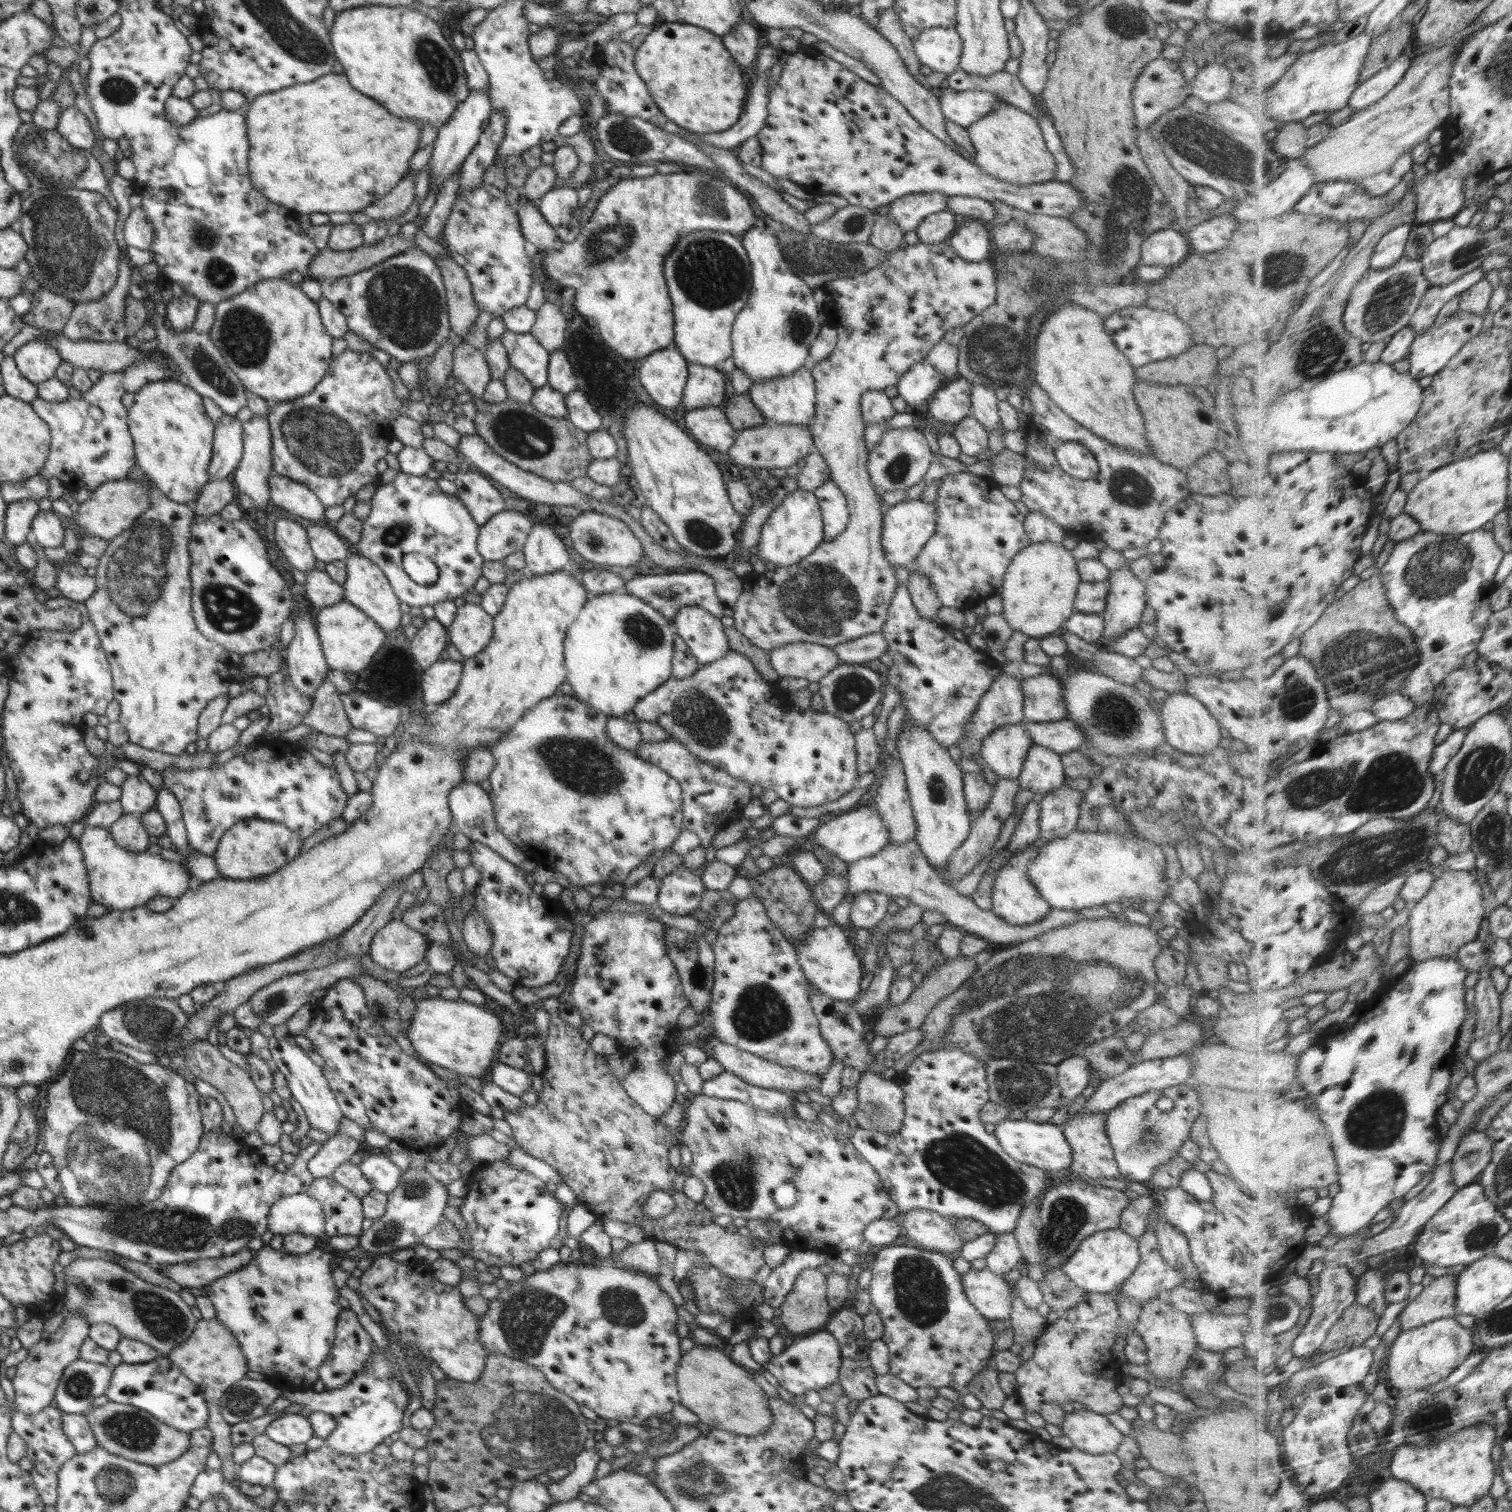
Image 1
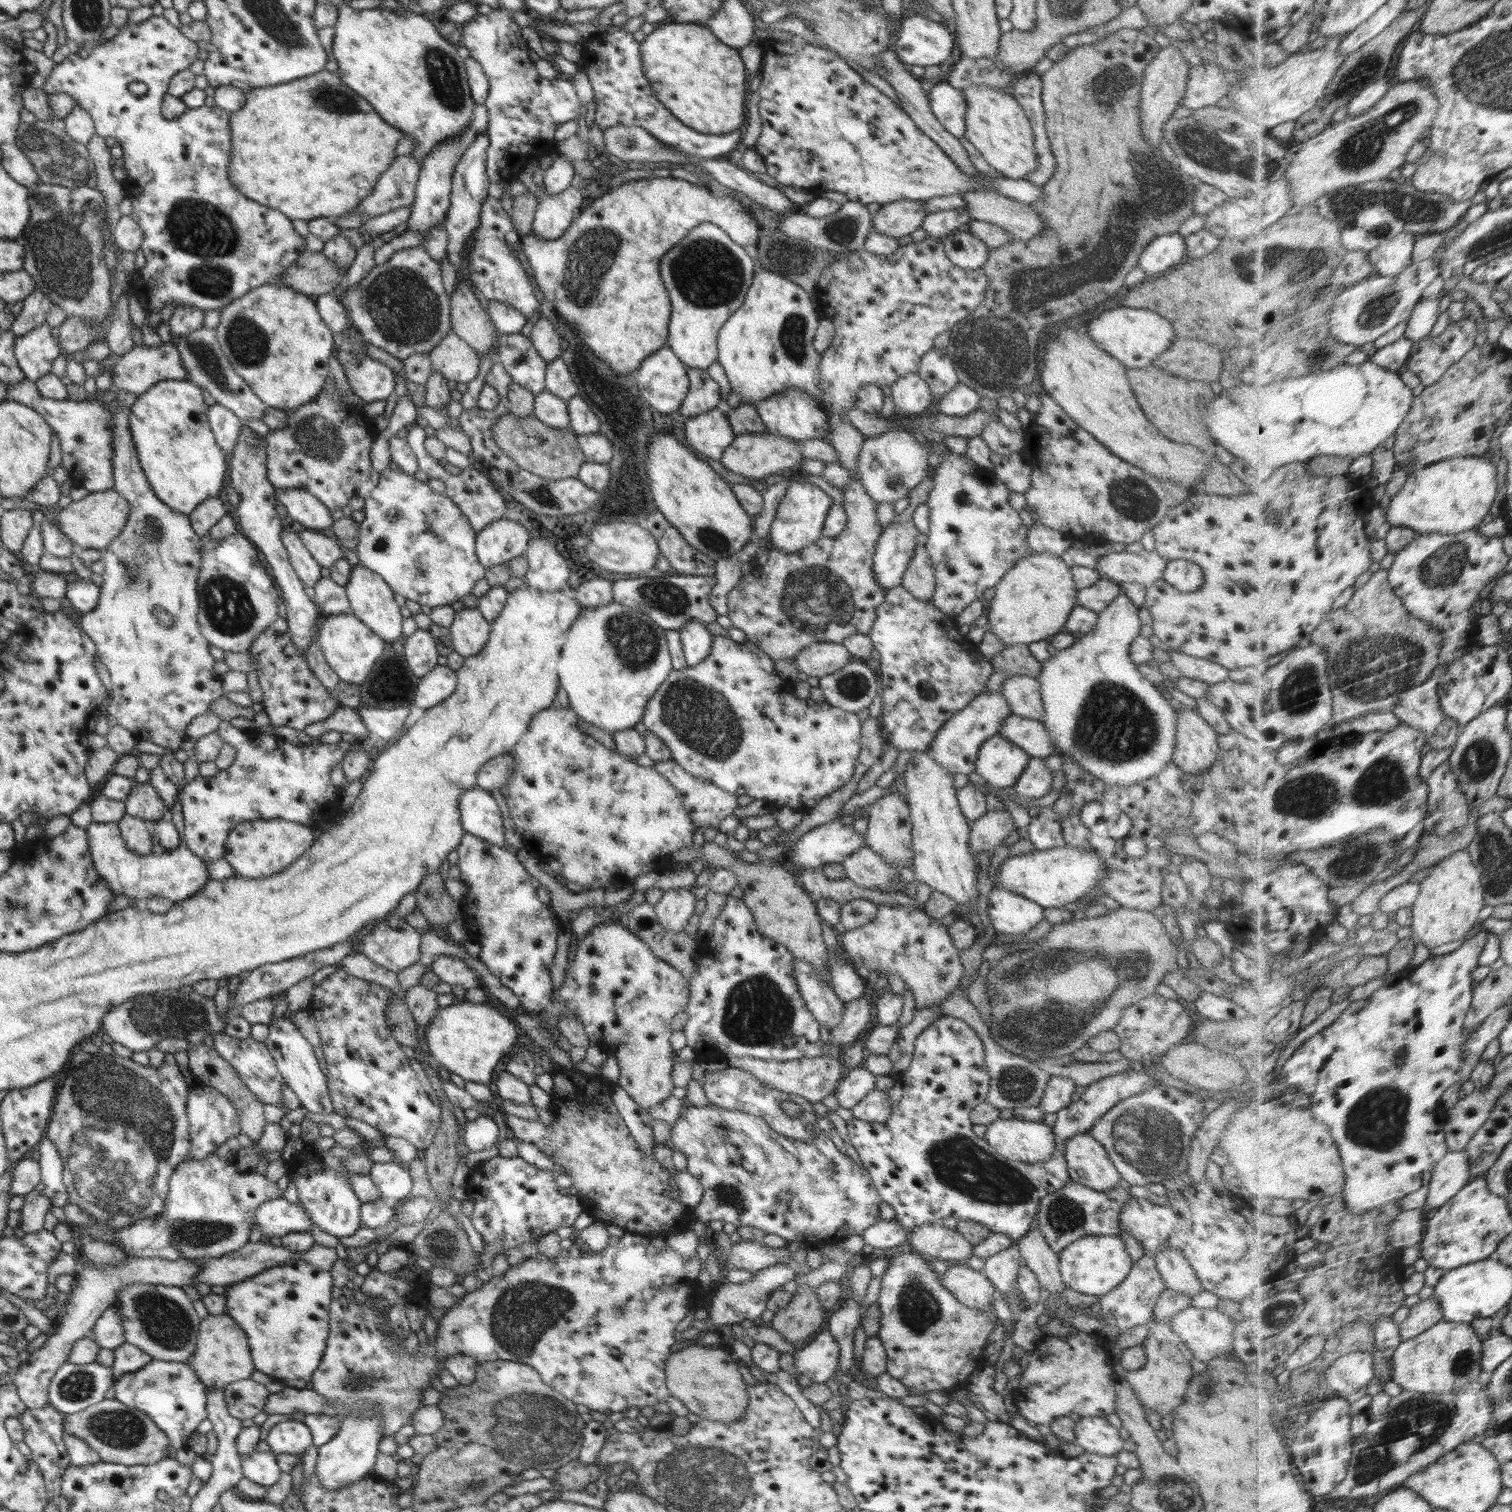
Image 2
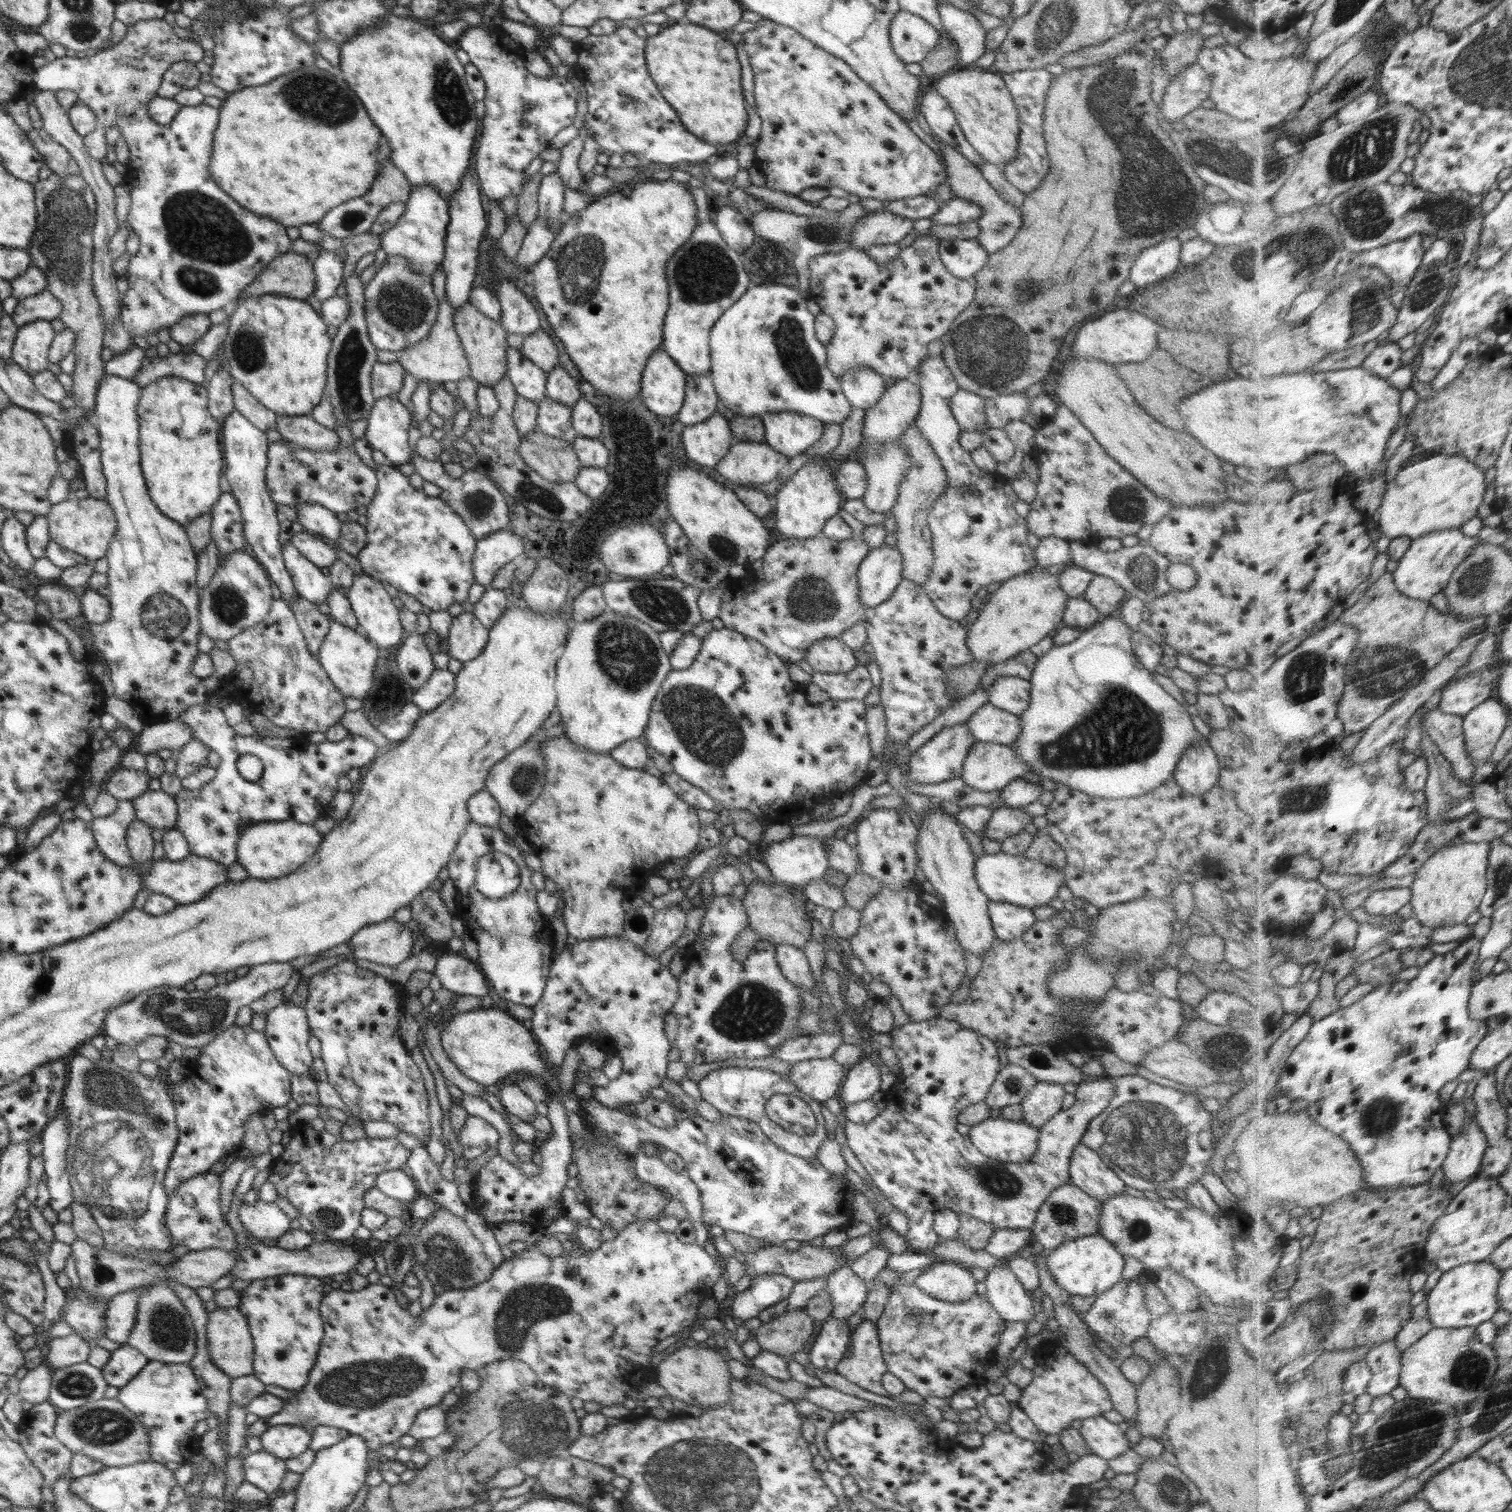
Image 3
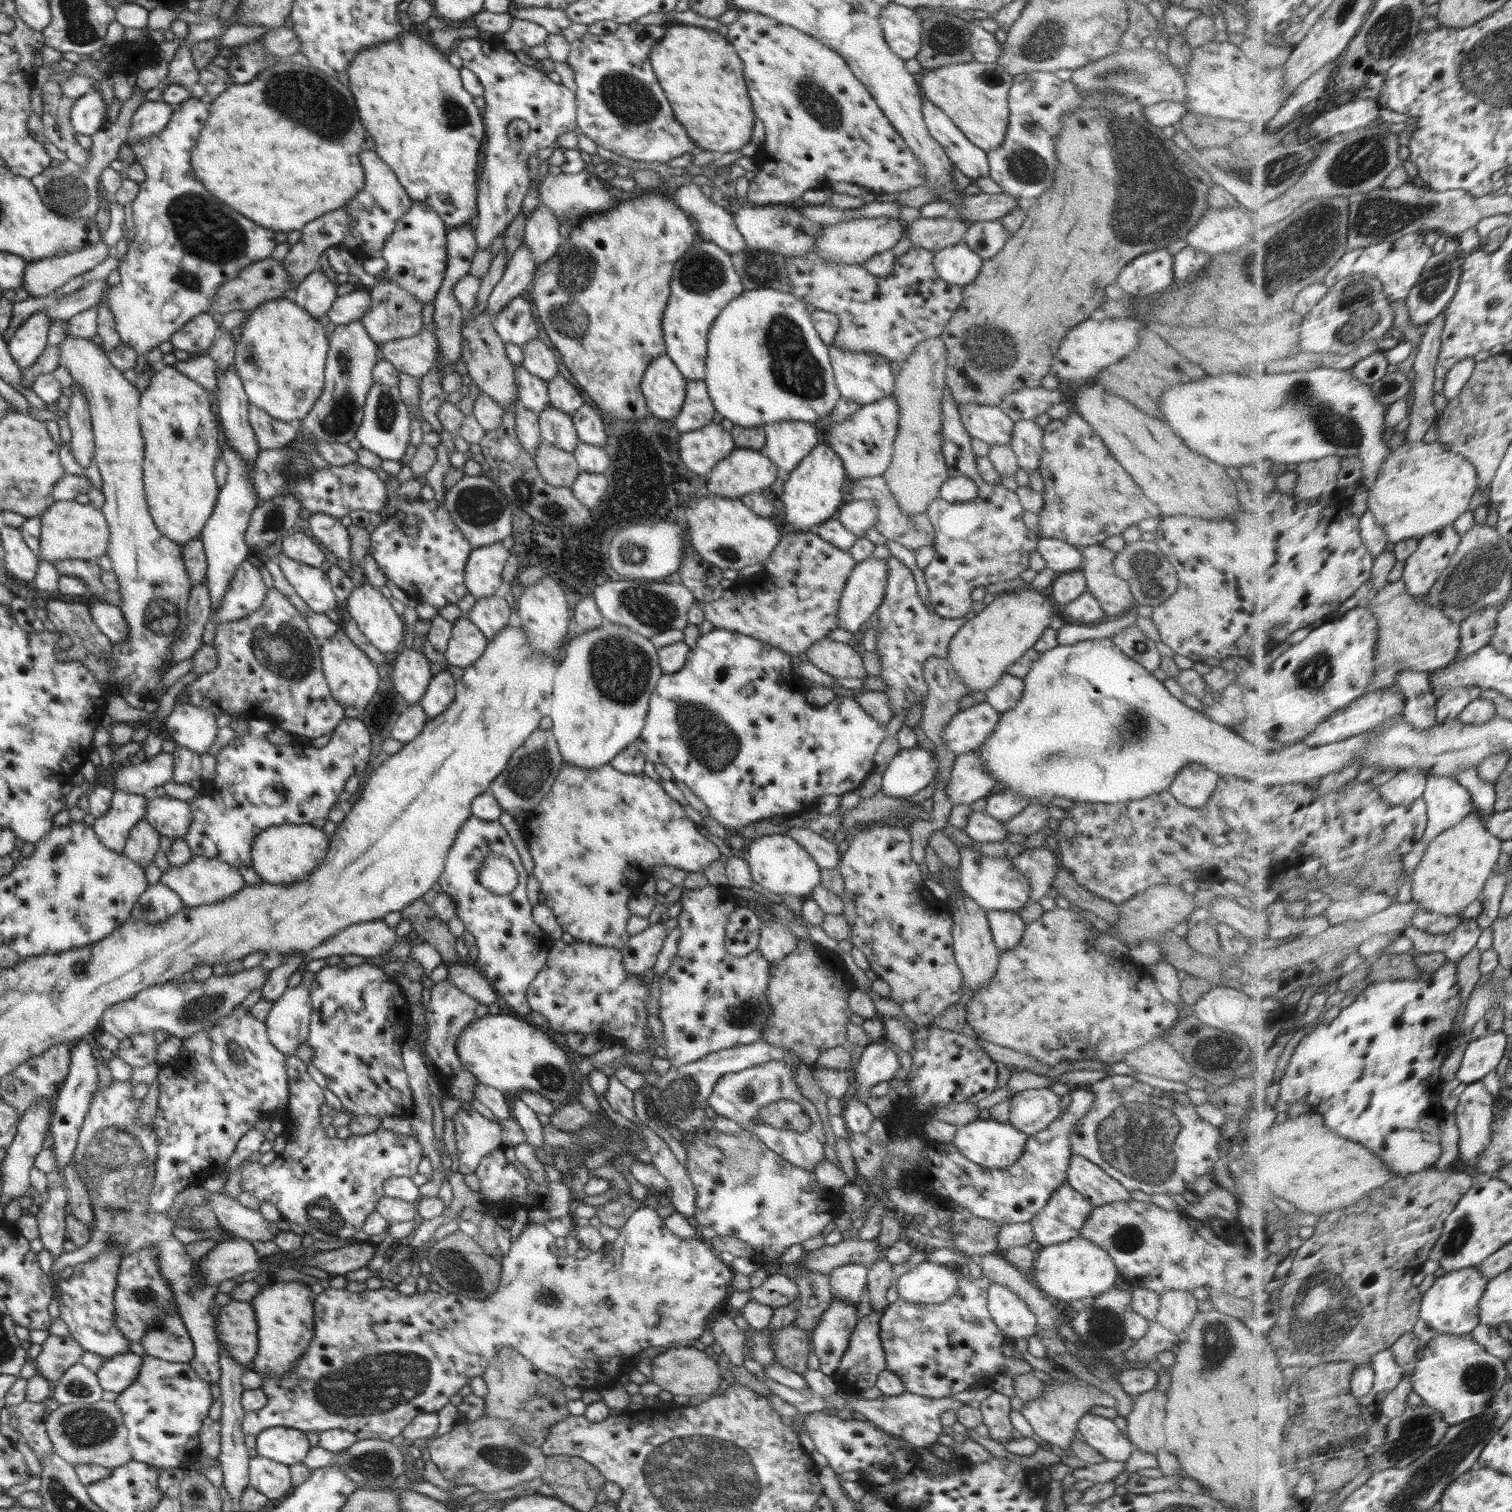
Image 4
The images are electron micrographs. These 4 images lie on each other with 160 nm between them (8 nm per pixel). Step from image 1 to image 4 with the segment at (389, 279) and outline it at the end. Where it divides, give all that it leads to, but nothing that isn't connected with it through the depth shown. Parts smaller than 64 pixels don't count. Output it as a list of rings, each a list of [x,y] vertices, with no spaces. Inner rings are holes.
[[[382,281],[368,290],[371,303],[368,312],[361,318],[369,337],[376,343],[388,342],[398,338],[406,340],[414,336],[423,327],[422,308],[423,304],[400,285],[390,281]]]

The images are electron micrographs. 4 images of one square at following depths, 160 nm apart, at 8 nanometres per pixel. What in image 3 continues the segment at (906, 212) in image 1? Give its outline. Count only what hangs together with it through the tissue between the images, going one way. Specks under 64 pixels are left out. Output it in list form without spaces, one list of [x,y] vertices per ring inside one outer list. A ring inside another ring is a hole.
[[[878,209],[859,218],[853,225],[851,246],[865,250],[875,244],[897,244],[913,231],[913,221],[899,214]]]

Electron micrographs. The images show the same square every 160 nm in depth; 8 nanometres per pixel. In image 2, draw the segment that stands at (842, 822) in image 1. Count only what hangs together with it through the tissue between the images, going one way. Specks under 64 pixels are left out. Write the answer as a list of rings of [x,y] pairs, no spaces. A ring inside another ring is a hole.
[[[834,819],[826,824],[811,828],[808,832],[802,834],[792,846],[791,858],[796,866],[802,868],[802,871],[821,867],[822,864],[838,864],[853,852],[856,852],[856,849],[867,846],[865,835],[865,833],[856,833],[853,825],[844,825],[840,820]]]

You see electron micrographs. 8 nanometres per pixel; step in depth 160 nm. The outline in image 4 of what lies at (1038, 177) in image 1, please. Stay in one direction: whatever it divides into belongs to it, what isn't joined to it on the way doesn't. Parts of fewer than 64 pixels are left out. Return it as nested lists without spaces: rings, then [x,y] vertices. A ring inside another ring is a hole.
[[[977,61],[962,62],[931,69],[922,76],[923,96],[948,115],[964,136],[978,148],[990,152],[1004,142],[1010,111],[1008,95],[1013,76],[1003,67]]]

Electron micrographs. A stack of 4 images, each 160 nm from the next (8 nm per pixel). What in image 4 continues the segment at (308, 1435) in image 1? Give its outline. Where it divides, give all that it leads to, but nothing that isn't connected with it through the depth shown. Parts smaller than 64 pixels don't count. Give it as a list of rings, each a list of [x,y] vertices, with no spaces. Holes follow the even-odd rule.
[[[271,1427],[256,1437],[256,1452],[289,1467],[302,1462],[310,1451],[307,1434],[294,1428]]]

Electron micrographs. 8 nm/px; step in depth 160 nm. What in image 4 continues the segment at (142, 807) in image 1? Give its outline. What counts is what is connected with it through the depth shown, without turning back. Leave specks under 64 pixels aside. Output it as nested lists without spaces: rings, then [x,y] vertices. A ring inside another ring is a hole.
[[[150,795],[147,802],[145,819],[160,835],[174,840],[183,838],[188,832],[192,813],[186,801],[164,796]]]

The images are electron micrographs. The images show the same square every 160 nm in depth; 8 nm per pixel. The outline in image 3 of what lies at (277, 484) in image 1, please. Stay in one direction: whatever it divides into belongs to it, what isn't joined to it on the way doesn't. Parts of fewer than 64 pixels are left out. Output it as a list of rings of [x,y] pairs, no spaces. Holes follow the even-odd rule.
[[[302,503],[294,507],[297,514],[296,520],[306,531],[319,535],[322,539],[326,537],[328,541],[340,540],[342,522],[337,519],[337,513],[316,503]]]

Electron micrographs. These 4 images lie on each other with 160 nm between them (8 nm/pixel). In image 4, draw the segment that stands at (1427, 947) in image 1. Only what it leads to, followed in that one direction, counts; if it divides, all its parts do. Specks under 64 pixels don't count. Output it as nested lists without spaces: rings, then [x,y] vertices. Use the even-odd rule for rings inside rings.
[[[1475,807],[1470,816],[1467,816],[1458,826],[1443,832],[1430,843],[1423,861],[1413,874],[1413,900],[1420,903],[1422,910],[1428,913],[1442,915],[1462,915],[1466,908],[1484,895],[1486,884],[1497,870],[1501,854],[1503,853],[1503,840],[1494,836],[1485,825],[1488,817]]]

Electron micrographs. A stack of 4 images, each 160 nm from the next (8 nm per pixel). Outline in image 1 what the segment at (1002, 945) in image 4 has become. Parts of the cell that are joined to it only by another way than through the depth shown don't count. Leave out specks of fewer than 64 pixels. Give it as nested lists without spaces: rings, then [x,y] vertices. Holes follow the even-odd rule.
[[[1034,847],[1028,850],[1017,851],[1009,862],[995,873],[992,903],[989,909],[998,918],[1002,918],[1004,922],[1008,922],[1012,926],[1030,926],[1030,924],[1042,920],[1044,916],[1050,913],[1051,908],[1048,902],[1038,894],[1038,890],[1028,880],[1028,865],[1038,856],[1039,849]]]

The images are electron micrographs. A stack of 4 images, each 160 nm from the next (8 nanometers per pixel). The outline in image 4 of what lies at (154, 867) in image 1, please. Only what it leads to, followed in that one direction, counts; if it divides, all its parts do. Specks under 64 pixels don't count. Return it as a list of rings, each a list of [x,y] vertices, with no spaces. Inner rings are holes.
[[[114,789],[109,809],[102,816],[95,818],[95,822],[91,825],[92,830],[106,848],[114,852],[123,852],[130,831],[139,820],[145,818],[149,796],[147,794],[130,794]],[[205,856],[193,857],[180,866],[170,865],[160,877],[160,883],[168,886],[170,891],[180,896],[182,903],[187,907],[196,908],[202,904],[212,904],[220,900],[228,900],[242,888],[246,888],[246,881],[242,879],[239,869],[218,859],[209,859]]]

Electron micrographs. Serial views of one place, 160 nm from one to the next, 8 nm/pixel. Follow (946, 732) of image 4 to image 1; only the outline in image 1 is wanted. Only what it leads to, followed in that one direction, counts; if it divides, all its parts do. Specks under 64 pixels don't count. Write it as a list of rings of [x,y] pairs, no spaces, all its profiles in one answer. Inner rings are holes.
[[[1062,719],[1056,722],[1024,720],[1022,724],[1033,744],[1052,749],[1061,755],[1076,751],[1087,742],[1085,732],[1072,719]]]

